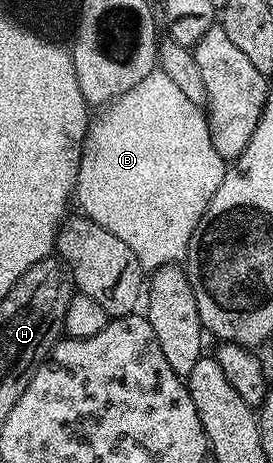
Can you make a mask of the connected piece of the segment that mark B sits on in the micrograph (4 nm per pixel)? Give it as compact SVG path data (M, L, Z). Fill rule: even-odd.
M160 69L152 71L135 89L123 93L92 120L81 150L75 203L85 218L103 225L119 237L139 261L142 272L177 265L189 251L189 242L207 209L215 189L223 185L227 160L215 153L206 112L181 92L179 85Z

